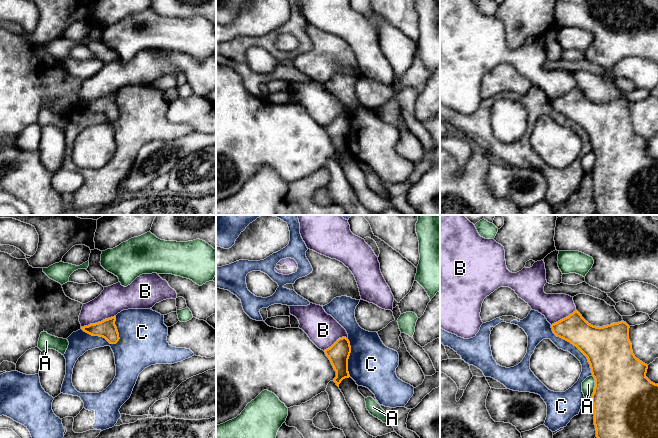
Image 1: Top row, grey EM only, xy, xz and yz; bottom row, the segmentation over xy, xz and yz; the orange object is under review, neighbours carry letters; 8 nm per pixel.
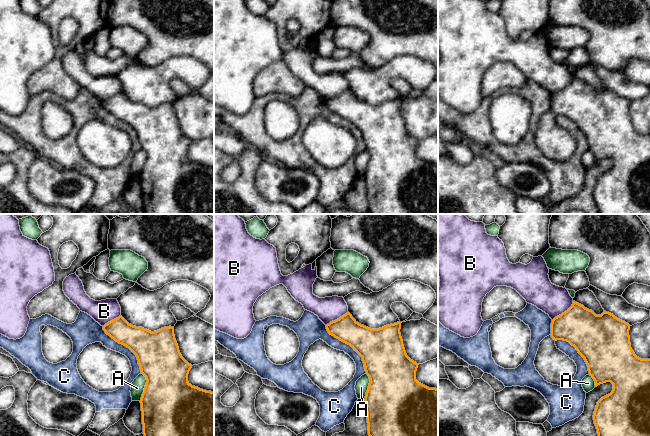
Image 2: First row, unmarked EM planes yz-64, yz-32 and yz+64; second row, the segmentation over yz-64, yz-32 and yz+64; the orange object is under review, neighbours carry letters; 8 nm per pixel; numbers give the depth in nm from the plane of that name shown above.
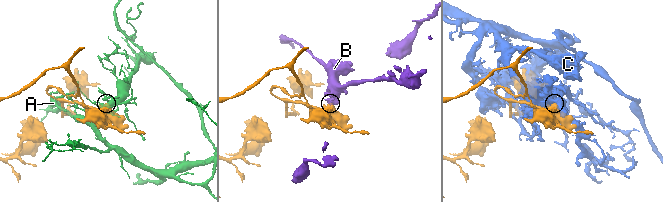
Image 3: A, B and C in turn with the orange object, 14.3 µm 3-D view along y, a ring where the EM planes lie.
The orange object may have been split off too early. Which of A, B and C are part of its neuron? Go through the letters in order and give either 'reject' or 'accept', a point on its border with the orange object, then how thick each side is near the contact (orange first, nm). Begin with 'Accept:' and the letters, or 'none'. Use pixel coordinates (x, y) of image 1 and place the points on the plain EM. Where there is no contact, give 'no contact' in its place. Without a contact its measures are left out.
Accept: none
A: reject | yz (595, 162) | 500/100 nm
B: reject | xy (98, 98) | 150/220 nm
C: reject | xy (101, 112) | 150/240 nm

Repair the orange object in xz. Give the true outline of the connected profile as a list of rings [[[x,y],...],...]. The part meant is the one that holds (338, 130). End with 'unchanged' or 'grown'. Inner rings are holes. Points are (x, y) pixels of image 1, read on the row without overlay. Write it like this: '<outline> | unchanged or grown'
[[[346,113],[339,114],[330,124],[324,126],[324,128],[336,147],[334,158],[339,163],[343,155],[350,153],[348,148],[348,135],[351,129],[350,118]]] | unchanged

